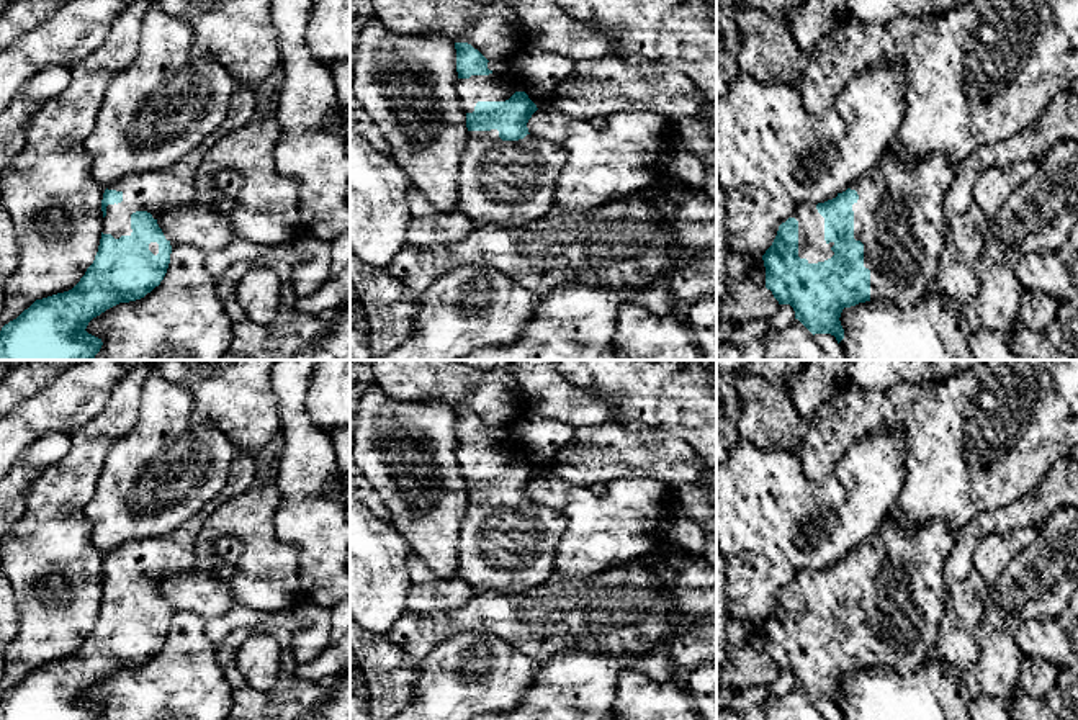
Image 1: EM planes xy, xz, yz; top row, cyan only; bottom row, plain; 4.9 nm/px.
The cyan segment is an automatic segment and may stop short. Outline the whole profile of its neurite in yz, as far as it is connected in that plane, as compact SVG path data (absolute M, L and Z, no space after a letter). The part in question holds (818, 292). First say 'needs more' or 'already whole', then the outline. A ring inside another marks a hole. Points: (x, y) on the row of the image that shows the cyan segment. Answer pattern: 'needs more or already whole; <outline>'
needs more; M892 141L872 172L833 200L816 206L800 203L779 226L762 255L766 288L779 304L790 304L795 319L813 335L831 334L838 344L844 339L839 321L844 308L874 299L888 299L900 308L923 301L939 275L947 241L945 187L957 169L942 152L908 164Z

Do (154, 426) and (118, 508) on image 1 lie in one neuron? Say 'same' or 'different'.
same

